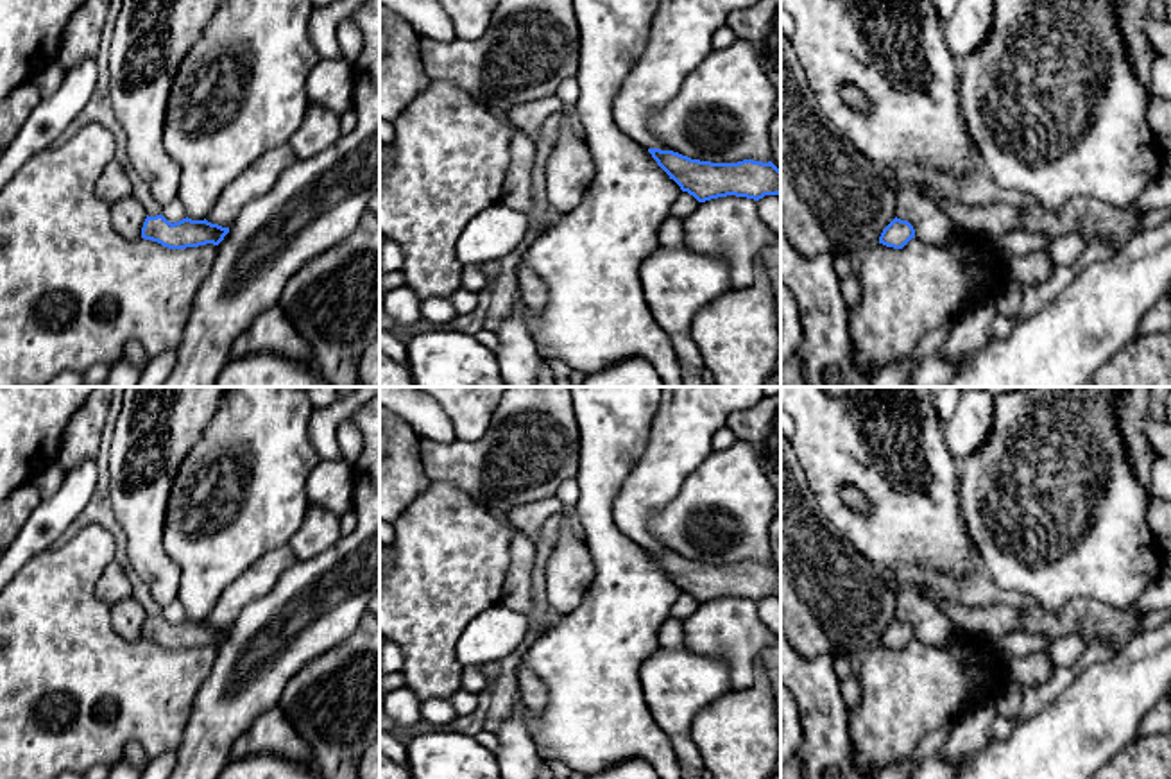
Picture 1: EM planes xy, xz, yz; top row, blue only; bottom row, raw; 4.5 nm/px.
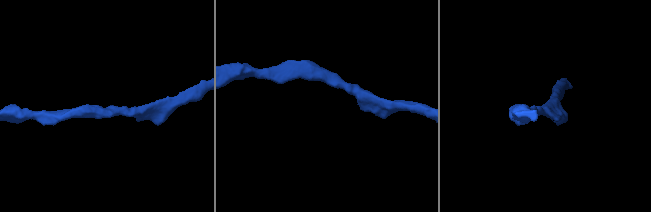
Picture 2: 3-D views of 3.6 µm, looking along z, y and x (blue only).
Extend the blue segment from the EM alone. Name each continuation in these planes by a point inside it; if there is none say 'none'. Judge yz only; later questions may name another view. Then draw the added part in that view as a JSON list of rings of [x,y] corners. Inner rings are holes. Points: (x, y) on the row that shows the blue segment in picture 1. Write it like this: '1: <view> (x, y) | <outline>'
none

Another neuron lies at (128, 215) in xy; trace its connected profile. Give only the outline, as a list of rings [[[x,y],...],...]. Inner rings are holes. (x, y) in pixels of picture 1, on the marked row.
[[[134,195],[111,202],[113,226],[127,240],[141,238],[141,227],[143,227],[145,218],[147,218],[147,211]]]

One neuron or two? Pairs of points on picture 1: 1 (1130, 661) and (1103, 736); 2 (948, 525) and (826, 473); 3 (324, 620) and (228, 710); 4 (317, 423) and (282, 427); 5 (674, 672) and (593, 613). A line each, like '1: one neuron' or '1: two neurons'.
1: one neuron
2: one neuron
3: one neuron
4: two neurons
5: two neurons

